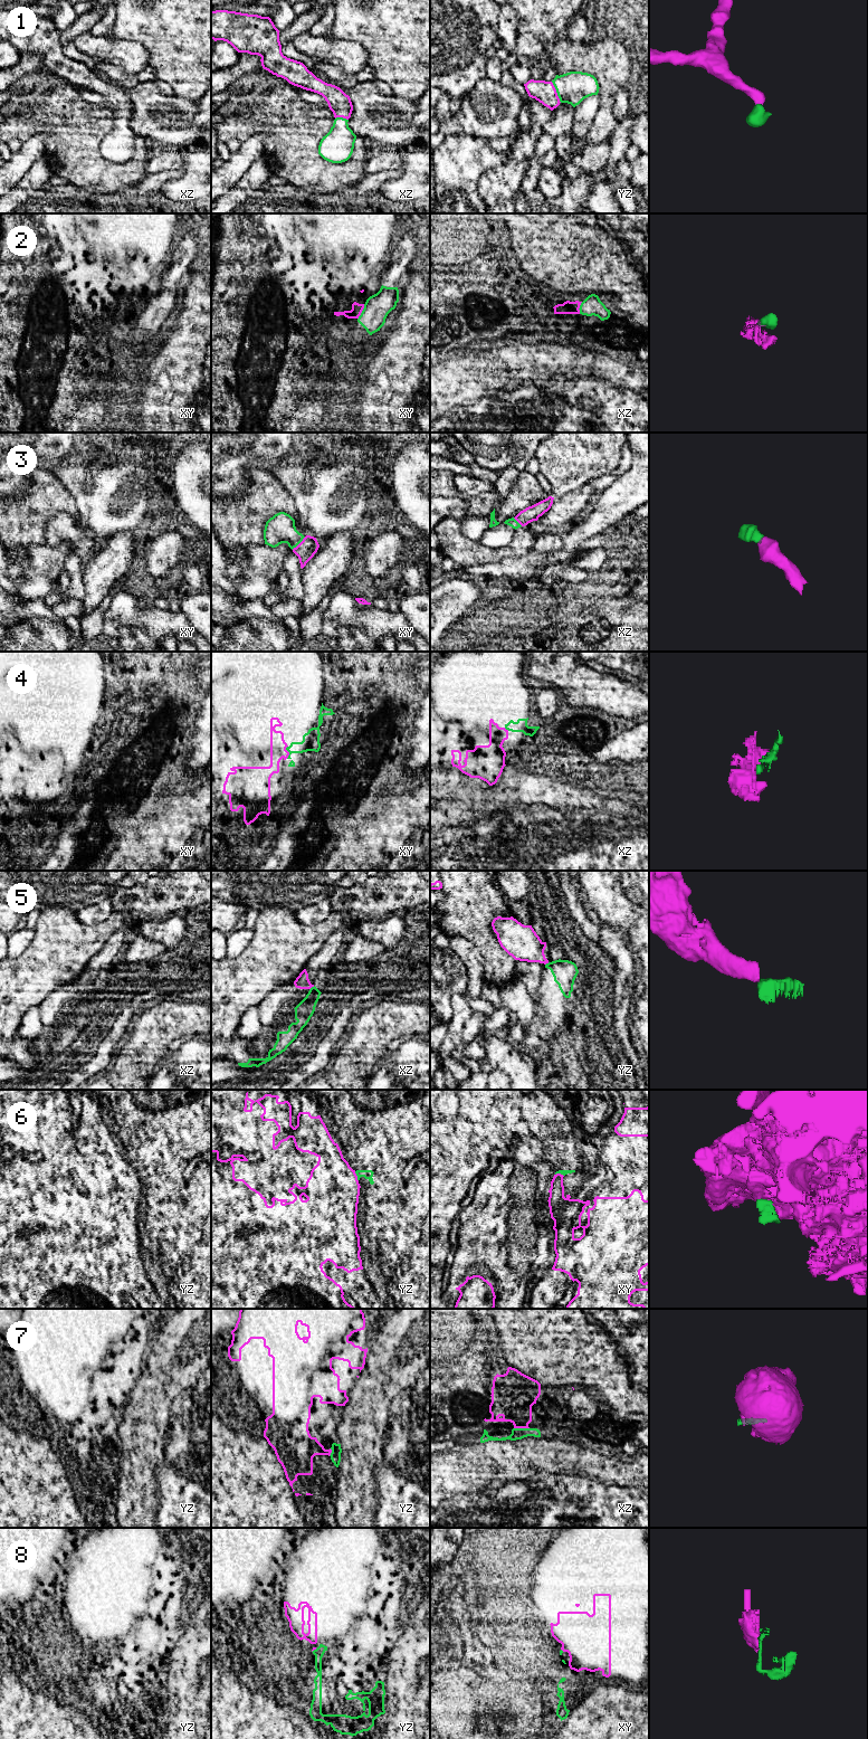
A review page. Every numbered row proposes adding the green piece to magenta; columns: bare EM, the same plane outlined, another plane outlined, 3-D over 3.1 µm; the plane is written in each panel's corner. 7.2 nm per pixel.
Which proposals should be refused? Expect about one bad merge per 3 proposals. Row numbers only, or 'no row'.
2, 5, 6

